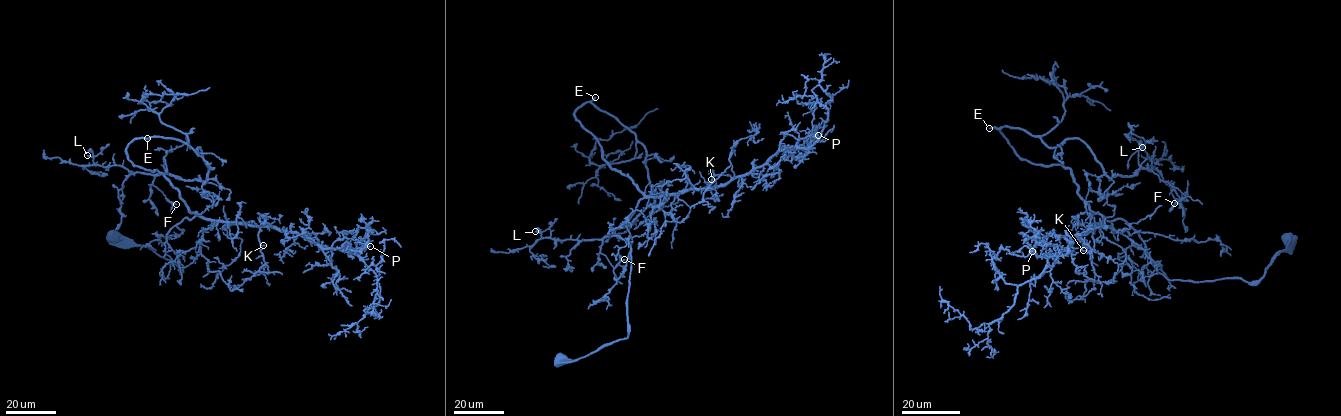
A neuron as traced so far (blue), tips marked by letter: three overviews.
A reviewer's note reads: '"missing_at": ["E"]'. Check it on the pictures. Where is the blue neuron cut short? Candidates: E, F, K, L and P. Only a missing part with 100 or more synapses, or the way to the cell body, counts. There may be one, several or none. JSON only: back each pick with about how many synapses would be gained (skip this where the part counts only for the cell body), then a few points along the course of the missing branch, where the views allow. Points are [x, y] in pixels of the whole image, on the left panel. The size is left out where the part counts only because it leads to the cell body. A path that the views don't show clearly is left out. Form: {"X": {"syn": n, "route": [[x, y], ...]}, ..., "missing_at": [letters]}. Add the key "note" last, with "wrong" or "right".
{"E": {"syn": 300}, "missing_at": ["E"], "note": "right"}

